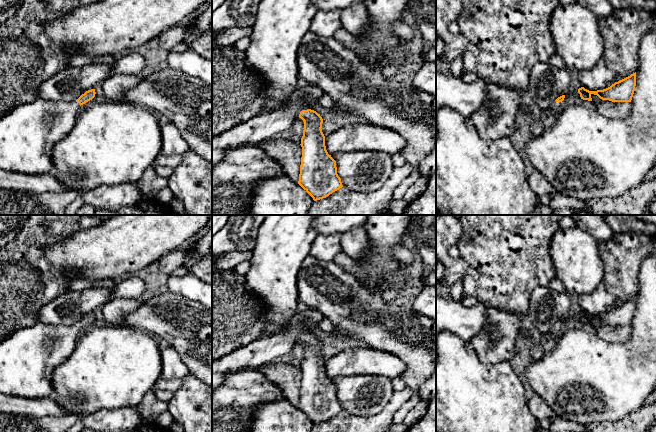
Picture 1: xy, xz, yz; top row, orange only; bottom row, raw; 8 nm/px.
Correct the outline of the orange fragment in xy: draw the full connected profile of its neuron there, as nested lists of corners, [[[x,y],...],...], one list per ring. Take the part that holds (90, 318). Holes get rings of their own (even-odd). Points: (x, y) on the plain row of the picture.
[[[95,313],[82,318],[76,325],[46,325],[38,322],[34,326],[16,331],[0,343],[0,393],[27,399],[52,397],[52,373],[74,351],[81,329],[95,321]]]

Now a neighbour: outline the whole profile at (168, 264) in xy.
[[[175,250],[159,259],[158,265],[160,271],[171,276],[177,269],[185,263],[185,252],[182,250]]]

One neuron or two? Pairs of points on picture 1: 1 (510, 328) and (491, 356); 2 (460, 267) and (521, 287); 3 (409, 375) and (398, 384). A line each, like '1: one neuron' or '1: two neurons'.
1: one neuron
2: two neurons
3: two neurons

